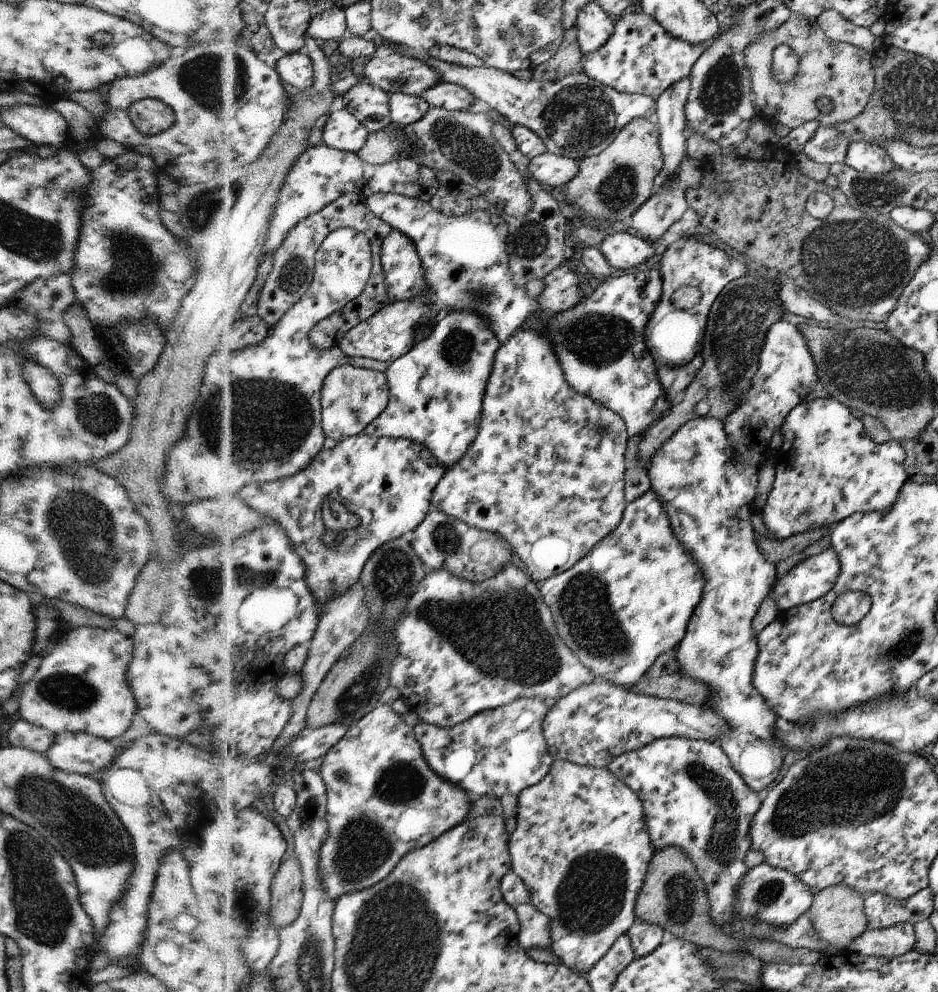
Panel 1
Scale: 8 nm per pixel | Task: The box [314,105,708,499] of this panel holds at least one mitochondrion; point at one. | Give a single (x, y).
(596, 339)

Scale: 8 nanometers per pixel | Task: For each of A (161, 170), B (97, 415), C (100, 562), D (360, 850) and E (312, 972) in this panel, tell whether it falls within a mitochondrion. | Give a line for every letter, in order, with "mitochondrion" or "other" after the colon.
A: other
B: mitochondrion
C: mitochondrion
D: mitochondrion
E: mitochondrion

